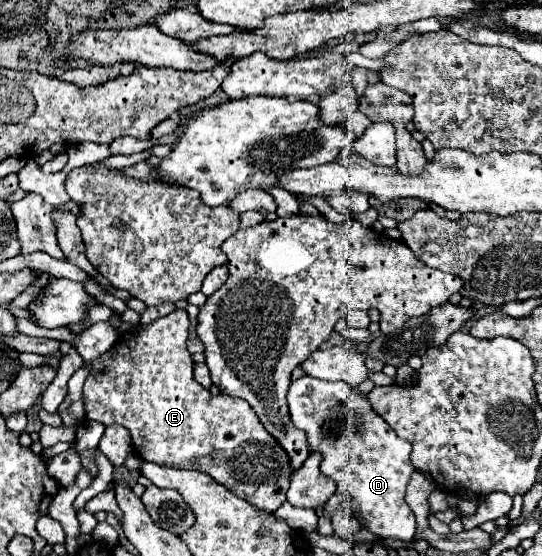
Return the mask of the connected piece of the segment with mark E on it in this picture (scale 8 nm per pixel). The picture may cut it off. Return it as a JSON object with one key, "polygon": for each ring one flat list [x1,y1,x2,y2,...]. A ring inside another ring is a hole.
{"polygon":[[176,309,174,313,154,321,150,327,142,327,138,337,120,337,114,345,116,353,112,359,104,353,92,363,92,371,84,383,86,417,104,425,124,425,132,435,136,453,144,461,152,461,164,467,204,471,234,495,246,499,250,505,266,513,274,513,286,501,286,491,292,477,290,457,282,445,278,445,278,441,264,429,246,399,230,397,226,393,212,395,194,379,194,362,190,351,186,349,188,327,188,313],[98,367,106,367,106,375,96,375]]}

